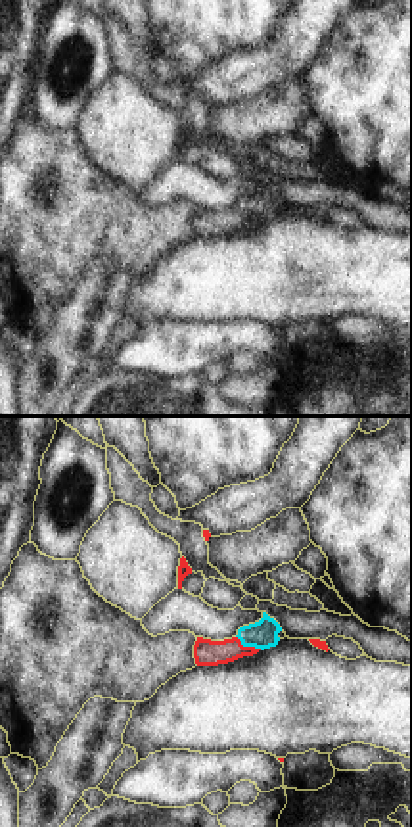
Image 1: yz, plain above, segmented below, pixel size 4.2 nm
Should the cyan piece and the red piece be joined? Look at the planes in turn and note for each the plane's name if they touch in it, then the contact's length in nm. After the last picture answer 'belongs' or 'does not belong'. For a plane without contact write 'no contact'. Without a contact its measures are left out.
yz | 130 nm

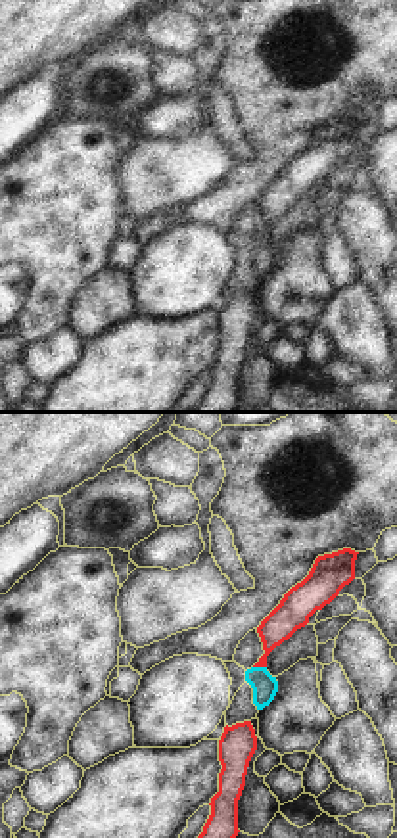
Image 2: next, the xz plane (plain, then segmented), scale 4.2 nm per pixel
xz | 60 nm

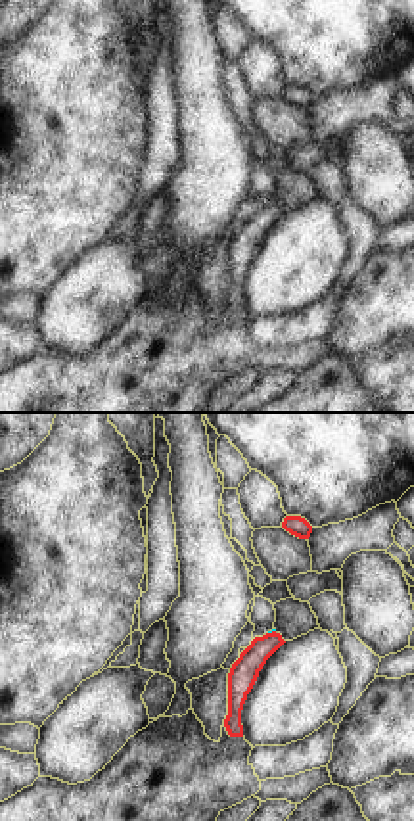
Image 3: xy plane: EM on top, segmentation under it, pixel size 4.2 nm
xy | 40 nm

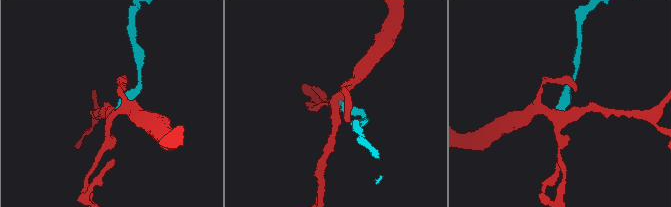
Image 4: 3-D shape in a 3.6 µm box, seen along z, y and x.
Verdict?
does not belong

